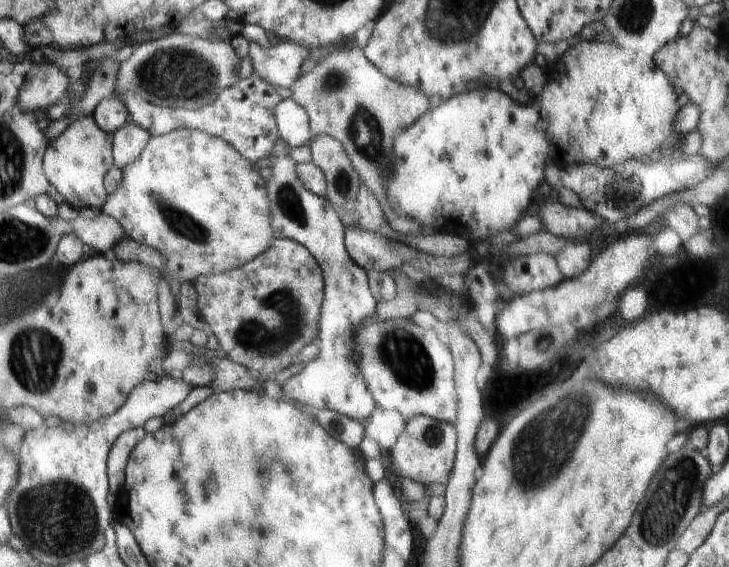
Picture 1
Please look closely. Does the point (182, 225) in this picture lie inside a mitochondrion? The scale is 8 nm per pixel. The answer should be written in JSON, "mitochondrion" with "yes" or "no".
{"mitochondrion":"yes"}

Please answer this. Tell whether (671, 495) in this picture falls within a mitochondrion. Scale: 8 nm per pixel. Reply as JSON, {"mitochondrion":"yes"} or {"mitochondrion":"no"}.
{"mitochondrion":"yes"}

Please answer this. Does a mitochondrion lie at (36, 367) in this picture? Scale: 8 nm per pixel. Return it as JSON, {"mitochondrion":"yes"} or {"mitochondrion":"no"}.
{"mitochondrion":"yes"}

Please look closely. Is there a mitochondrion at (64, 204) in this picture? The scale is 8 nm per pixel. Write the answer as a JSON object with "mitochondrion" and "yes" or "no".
{"mitochondrion":"no"}

